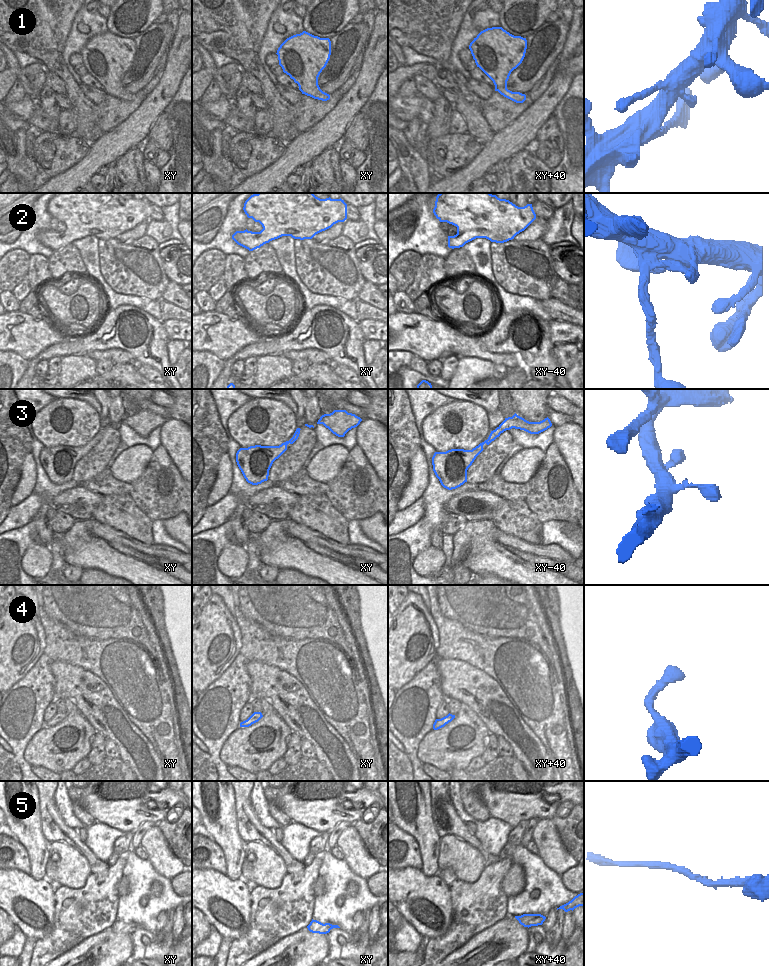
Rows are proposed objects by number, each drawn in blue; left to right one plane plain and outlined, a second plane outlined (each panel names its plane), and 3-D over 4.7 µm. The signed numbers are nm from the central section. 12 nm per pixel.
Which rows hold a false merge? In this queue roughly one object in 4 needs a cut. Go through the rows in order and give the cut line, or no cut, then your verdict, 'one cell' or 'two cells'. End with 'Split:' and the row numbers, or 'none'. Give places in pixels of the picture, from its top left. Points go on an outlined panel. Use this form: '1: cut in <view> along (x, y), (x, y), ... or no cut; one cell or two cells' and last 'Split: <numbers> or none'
1: no cut; one cell
2: no cut; one cell
3: no cut; one cell
4: no cut; one cell
5: no cut; one cell
Split: none

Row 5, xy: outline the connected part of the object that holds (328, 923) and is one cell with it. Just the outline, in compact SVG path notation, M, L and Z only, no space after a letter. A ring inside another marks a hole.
M313 920L307 926L308 930L312 933L327 934L333 928L340 928L338 925L332 925L330 923L321 923L317 920Z

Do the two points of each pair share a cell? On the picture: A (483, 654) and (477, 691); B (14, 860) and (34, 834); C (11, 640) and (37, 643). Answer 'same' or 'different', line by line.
A: different
B: different
C: same

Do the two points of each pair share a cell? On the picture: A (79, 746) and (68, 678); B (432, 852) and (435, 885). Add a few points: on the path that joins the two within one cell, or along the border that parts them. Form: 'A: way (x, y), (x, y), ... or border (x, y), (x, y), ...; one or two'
A: border (64, 698), (69, 698), (87, 719); two
B: border (420, 870), (426, 876), (435, 875); two

